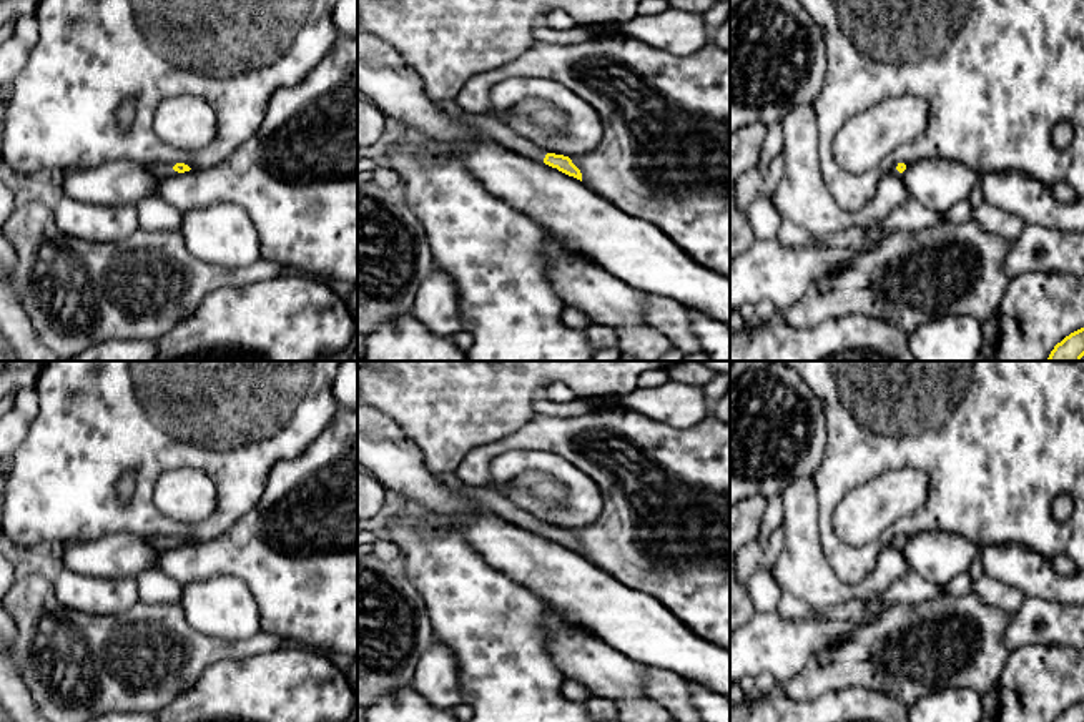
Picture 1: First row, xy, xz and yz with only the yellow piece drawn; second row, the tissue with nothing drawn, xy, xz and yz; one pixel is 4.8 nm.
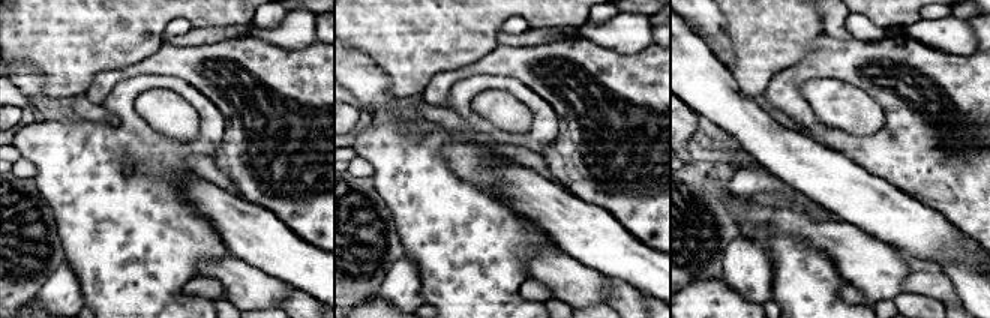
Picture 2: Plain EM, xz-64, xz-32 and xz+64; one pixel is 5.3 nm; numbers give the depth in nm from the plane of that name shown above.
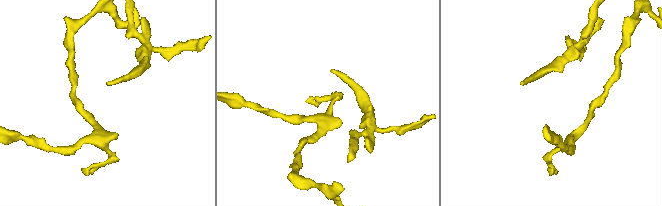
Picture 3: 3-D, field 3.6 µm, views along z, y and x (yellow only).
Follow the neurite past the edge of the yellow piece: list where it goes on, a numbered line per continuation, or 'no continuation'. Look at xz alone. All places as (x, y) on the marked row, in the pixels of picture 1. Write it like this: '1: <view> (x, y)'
1: xz (489, 128)

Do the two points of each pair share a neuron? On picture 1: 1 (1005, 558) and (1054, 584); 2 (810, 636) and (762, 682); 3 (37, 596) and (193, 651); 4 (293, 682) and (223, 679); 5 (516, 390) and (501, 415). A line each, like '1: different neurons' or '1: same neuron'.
1: same neuron
2: different neurons
3: same neuron
4: same neuron
5: same neuron

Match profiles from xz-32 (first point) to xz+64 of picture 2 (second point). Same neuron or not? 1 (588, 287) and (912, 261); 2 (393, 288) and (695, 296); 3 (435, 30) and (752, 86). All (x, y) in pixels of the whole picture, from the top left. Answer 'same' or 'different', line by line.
1: different
2: different
3: same

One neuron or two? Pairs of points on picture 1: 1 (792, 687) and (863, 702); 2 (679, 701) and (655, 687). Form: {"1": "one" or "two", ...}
{"1": "two", "2": "one"}

